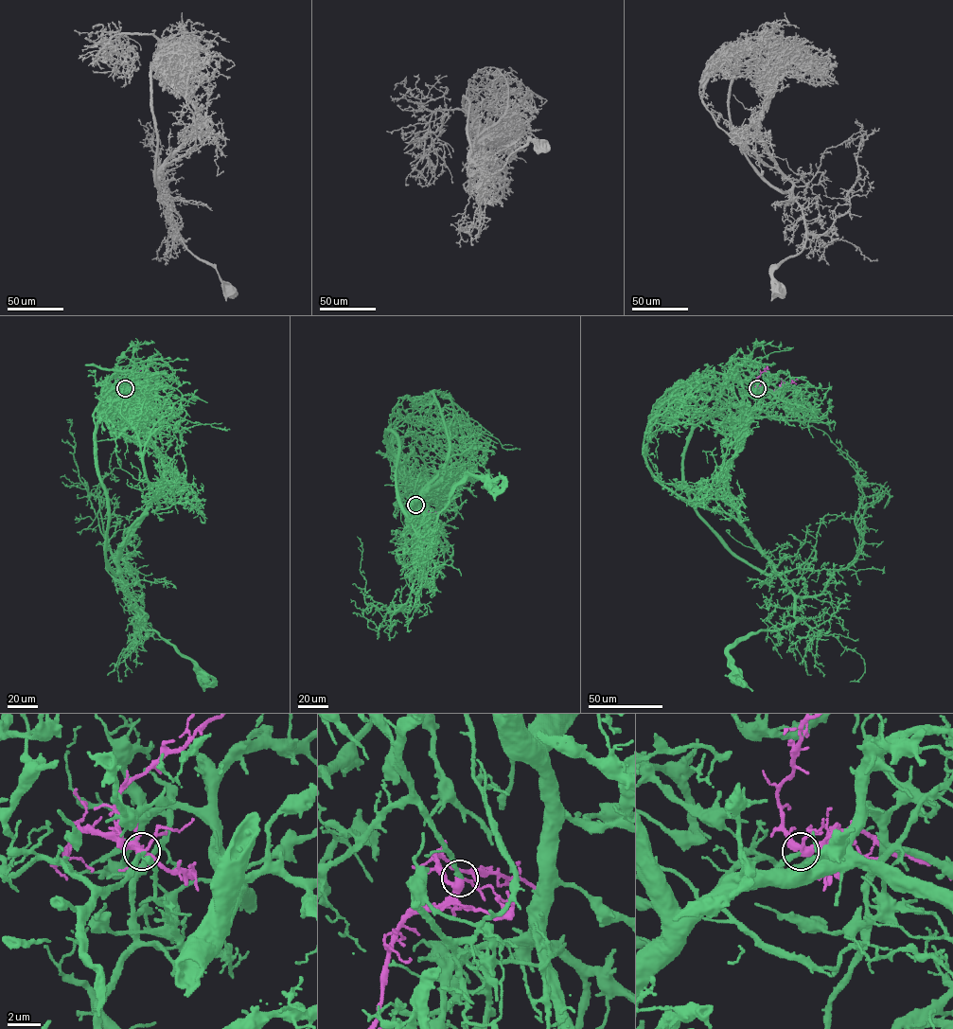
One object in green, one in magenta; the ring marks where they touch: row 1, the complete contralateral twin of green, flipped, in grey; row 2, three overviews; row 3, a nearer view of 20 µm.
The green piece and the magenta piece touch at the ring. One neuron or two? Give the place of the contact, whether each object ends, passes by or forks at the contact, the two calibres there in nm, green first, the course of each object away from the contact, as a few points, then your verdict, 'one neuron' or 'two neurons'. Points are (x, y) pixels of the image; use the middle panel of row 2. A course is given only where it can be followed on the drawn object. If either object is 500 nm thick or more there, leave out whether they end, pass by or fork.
at (415, 505); green ends there; magenta forks there; 280 nm thick on the green side, 300 nm on the other; green runs (416, 505), (412, 489), (434, 494), (453, 475), (412, 507), (420, 552), (398, 610), (365, 602), (357, 536); magenta runs (415, 505), (410, 510), (407, 525), (411, 532), (424, 541), (420, 544); one neuron

